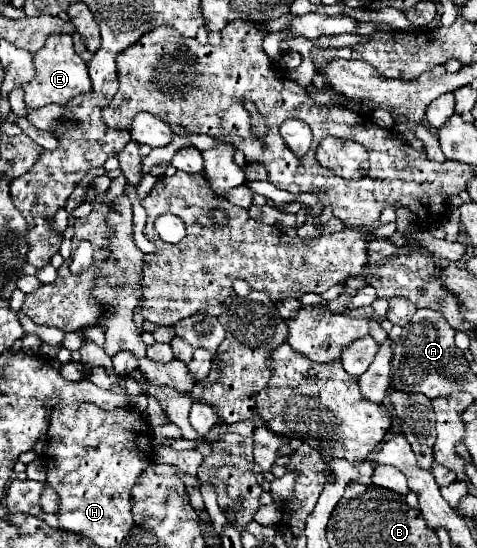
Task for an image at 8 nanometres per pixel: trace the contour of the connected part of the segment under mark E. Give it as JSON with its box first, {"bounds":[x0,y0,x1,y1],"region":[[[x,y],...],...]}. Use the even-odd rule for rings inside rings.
{"bounds":[22,34,92,110],"region":[[[54,34],[46,40],[42,50],[34,54],[34,66],[36,66],[36,78],[22,86],[24,90],[24,102],[30,110],[38,110],[46,104],[64,104],[72,100],[74,96],[86,94],[92,90],[92,82],[88,76],[86,62],[76,54],[72,46],[70,34]]]}

